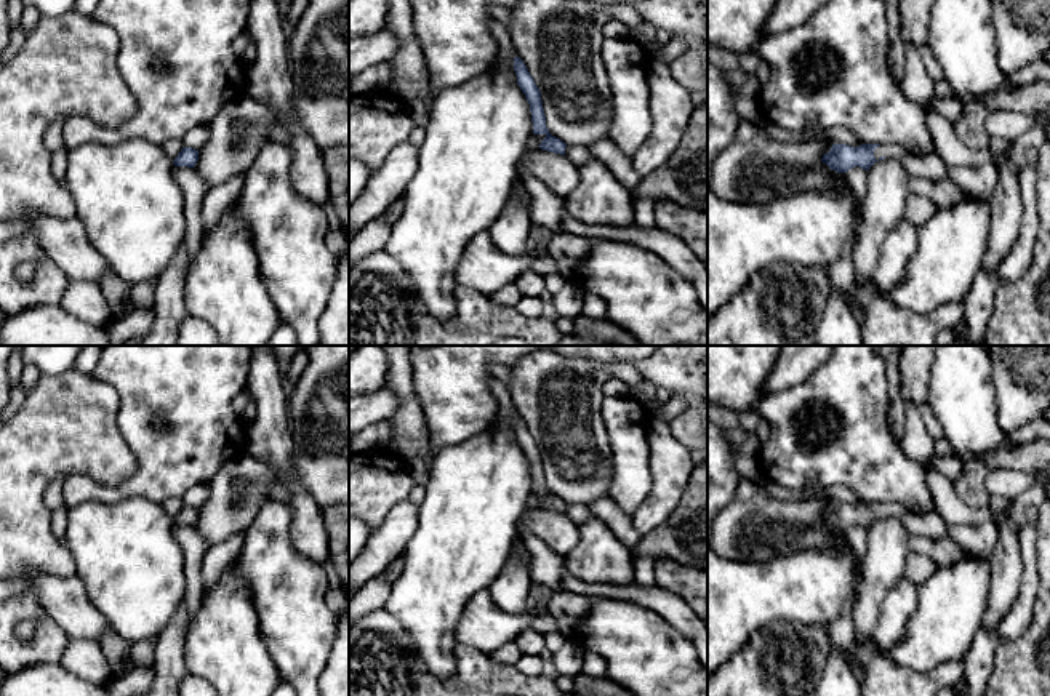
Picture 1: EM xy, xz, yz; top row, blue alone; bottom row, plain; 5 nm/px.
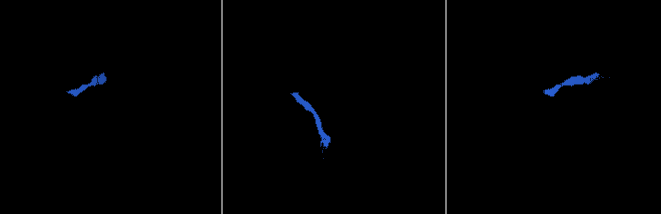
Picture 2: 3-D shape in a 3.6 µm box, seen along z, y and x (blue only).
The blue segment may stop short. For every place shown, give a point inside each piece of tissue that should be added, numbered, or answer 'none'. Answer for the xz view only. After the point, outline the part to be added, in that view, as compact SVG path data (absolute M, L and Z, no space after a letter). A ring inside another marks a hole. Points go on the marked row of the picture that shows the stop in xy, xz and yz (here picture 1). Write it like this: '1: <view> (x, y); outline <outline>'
none

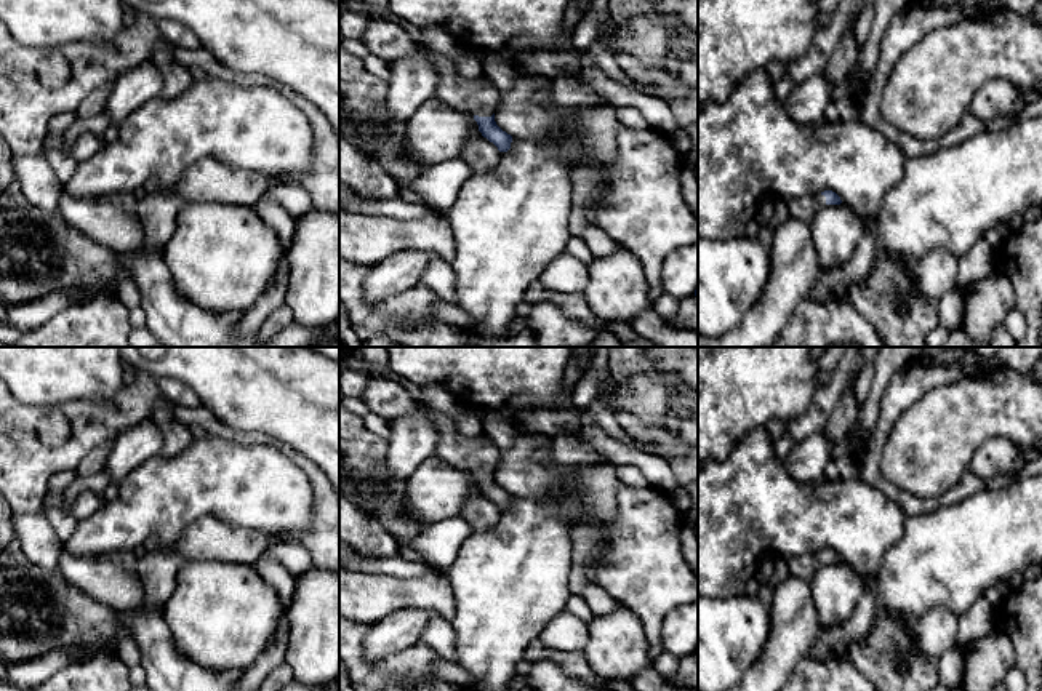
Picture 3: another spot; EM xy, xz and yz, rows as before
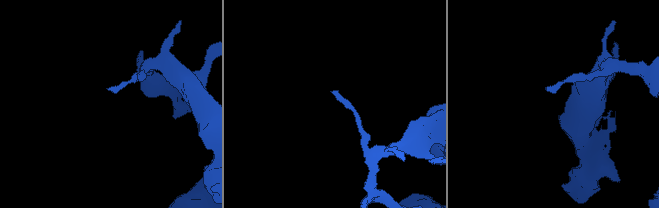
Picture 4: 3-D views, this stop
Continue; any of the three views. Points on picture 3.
1: xz (479, 96); outline M426 53L427 61L435 67L439 83L435 98L472 115L491 117L499 104L496 86L485 77L469 80L456 72L456 62L450 56Z

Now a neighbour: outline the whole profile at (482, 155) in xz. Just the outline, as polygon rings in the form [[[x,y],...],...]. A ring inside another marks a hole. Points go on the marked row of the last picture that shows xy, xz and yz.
[[[482,133],[474,134],[464,142],[461,158],[474,173],[488,173],[499,163],[501,152]]]

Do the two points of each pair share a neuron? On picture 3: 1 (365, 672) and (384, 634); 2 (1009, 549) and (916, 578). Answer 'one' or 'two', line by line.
1: two
2: one

